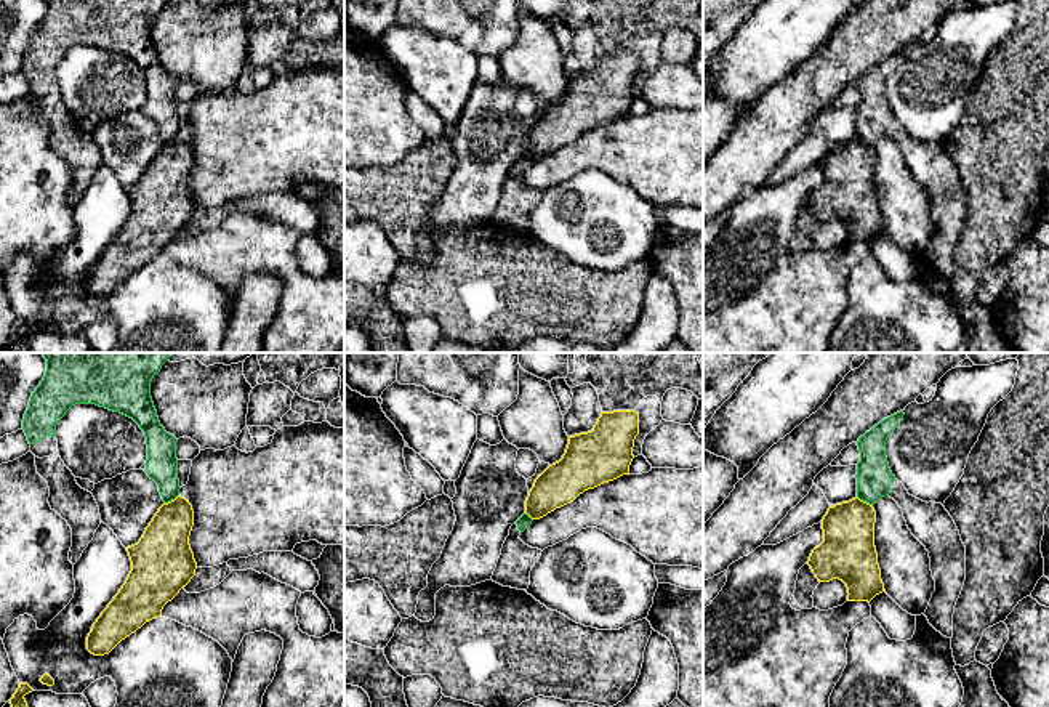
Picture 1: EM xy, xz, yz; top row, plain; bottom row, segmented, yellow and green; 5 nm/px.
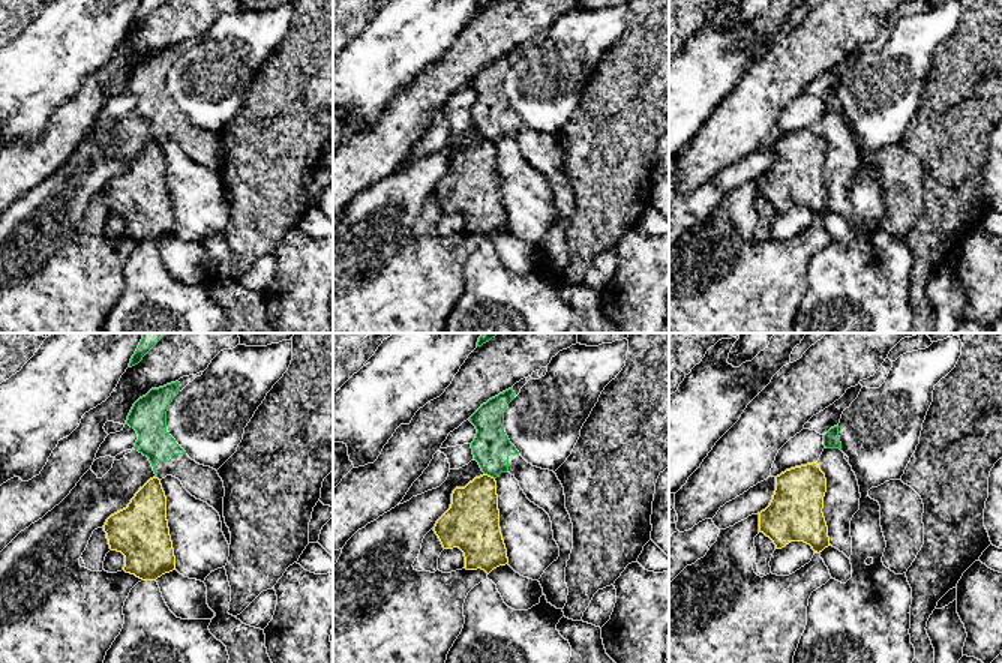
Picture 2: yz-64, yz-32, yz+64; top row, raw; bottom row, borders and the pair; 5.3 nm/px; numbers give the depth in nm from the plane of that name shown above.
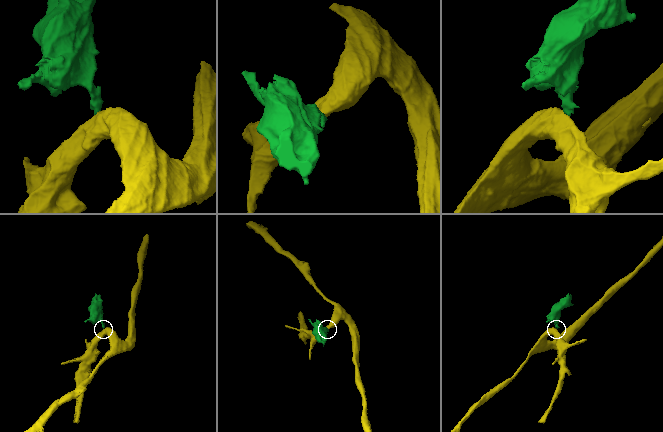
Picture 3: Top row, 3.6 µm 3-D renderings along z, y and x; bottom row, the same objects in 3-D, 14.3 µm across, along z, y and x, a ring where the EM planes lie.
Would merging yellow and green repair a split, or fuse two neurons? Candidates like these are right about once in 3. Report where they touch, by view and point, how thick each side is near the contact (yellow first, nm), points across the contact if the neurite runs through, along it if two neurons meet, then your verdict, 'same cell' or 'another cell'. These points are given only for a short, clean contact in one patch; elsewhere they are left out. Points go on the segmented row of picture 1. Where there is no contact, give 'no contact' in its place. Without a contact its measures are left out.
contact yz (865, 502); calibres 260 and 180 nm; border yz (857, 496), (872, 505); another cell

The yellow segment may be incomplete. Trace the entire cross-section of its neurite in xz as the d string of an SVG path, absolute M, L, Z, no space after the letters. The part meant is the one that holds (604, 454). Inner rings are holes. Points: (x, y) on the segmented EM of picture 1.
M636 410L602 412L591 431L569 436L562 459L538 475L525 513L540 519L585 491L629 475L637 434Z

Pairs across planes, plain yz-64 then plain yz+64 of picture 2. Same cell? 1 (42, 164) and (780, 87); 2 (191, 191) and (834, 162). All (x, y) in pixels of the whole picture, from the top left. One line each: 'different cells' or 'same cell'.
1: same cell
2: same cell

